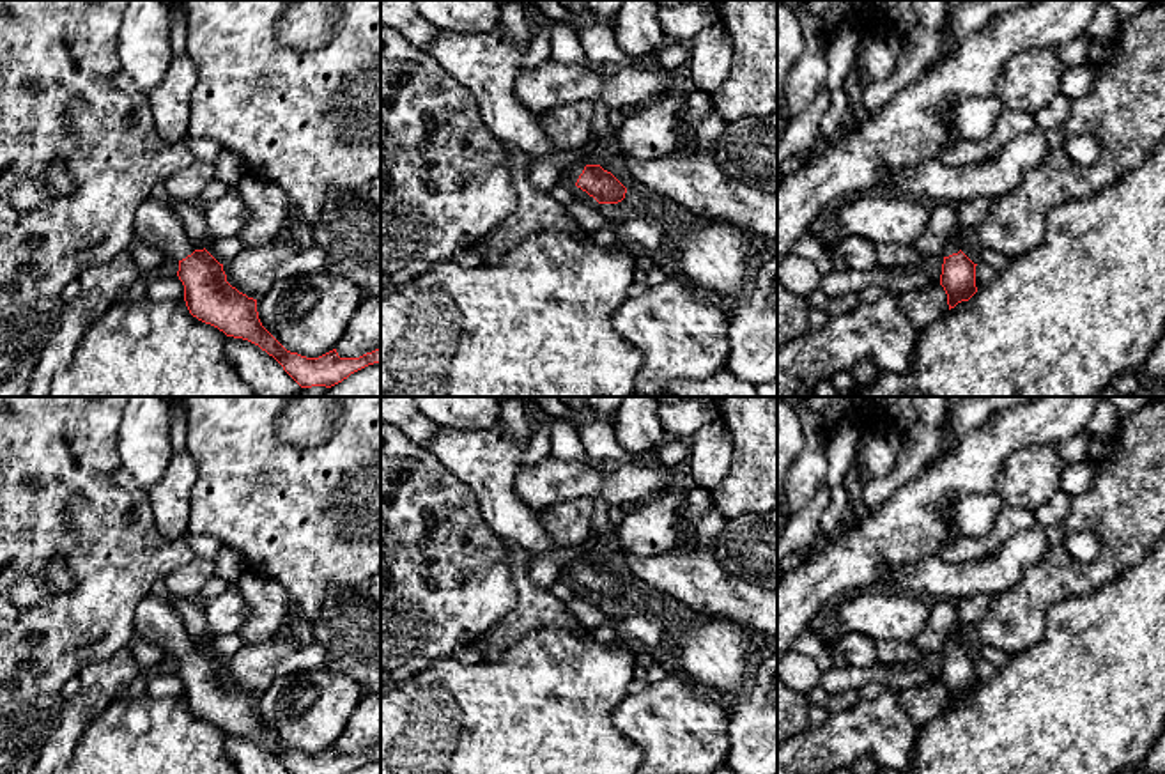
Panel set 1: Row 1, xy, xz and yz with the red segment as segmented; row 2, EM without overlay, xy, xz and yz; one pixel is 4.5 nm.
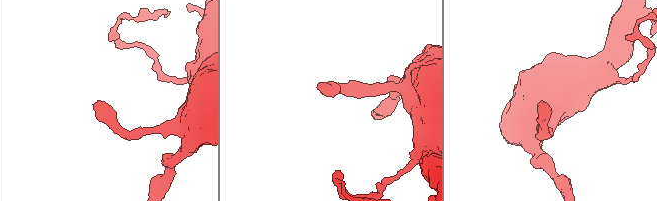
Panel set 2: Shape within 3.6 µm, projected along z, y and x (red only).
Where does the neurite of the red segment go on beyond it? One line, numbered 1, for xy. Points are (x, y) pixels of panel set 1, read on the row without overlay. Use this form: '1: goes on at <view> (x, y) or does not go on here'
1: goes on at xy (156, 622)

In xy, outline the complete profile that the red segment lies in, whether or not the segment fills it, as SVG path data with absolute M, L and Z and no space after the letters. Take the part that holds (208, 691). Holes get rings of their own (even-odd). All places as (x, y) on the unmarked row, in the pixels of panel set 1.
M152 593L143 597L135 613L135 636L179 659L177 673L184 682L184 698L193 714L243 735L273 753L290 774L349 774L381 760L381 744L359 755L340 755L336 746L306 755L287 747L260 719L257 696L227 678L223 661L205 645L197 646L188 636L181 615Z

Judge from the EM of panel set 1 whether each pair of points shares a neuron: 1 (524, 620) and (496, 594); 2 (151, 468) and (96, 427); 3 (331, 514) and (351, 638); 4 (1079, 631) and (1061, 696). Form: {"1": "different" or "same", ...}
{"1": "different", "2": "different", "3": "different", "4": "same"}

